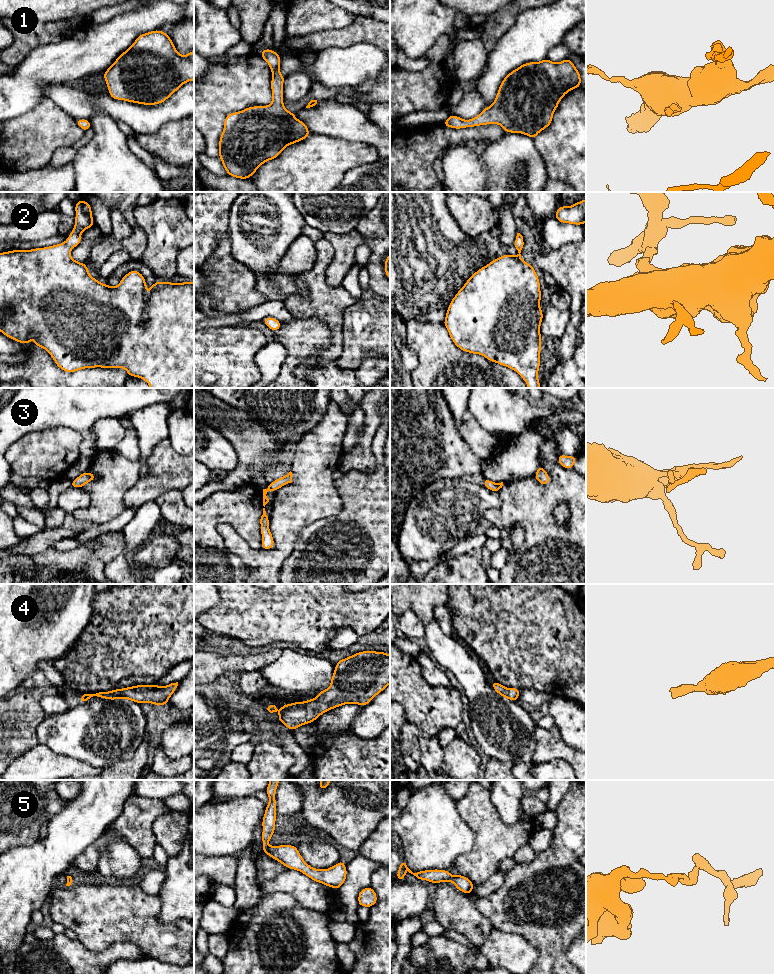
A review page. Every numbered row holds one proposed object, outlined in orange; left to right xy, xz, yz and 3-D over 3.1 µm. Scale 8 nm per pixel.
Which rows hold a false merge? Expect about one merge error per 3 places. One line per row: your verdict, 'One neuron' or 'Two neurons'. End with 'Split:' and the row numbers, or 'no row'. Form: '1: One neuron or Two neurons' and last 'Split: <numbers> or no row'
1: One neuron
2: One neuron
3: One neuron
4: One neuron
5: One neuron
Split: no row

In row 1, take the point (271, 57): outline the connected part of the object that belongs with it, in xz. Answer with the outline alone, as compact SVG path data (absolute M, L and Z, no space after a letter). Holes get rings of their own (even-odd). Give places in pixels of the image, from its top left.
M266 48L260 56L268 63L272 71L272 103L266 106L248 107L240 112L228 114L219 139L218 157L228 175L239 179L250 178L262 164L277 158L288 145L302 141L311 135L307 125L298 120L295 114L289 112L283 105L285 77L279 71L281 63L279 53Z

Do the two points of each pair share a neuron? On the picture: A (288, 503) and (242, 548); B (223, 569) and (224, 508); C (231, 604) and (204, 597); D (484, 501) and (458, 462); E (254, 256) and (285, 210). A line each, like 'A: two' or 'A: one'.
A: one
B: one
C: two
D: two
E: one

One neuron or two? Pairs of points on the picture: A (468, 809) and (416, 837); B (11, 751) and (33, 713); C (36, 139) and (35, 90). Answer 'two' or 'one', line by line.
A: two
B: one
C: two

